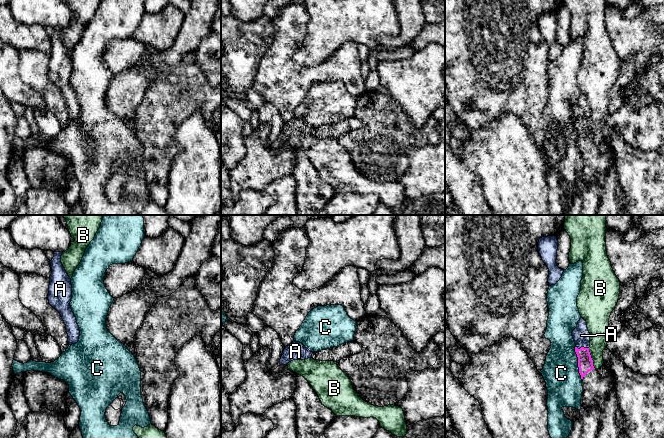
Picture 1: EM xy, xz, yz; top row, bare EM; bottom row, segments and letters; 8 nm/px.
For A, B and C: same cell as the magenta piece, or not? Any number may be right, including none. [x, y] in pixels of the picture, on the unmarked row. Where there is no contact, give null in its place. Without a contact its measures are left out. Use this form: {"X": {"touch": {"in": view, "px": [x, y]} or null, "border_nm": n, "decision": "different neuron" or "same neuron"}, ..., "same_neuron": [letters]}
{"A": {"touch": {"in": "yz", "px": [582, 123]}, "border_nm": 110, "decision": "same neuron"}, "B": {"touch": {"in": "yz", "px": [591, 134]}, "border_nm": 180, "decision": "different neuron"}, "C": {"touch": {"in": "yz", "px": [578, 139]}, "border_nm": 280, "decision": "different neuron"}, "same_neuron": ["A"]}

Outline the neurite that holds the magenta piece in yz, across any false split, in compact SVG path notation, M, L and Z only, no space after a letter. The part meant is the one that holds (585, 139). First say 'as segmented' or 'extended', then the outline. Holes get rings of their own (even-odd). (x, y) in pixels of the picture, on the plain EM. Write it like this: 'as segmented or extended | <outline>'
extended | M581 93L577 103L572 107L575 117L575 128L578 133L579 149L582 155L583 168L581 185L598 181L602 183L611 165L614 164L614 154L610 141L603 141L599 145L593 142L590 123L590 109L586 97Z

